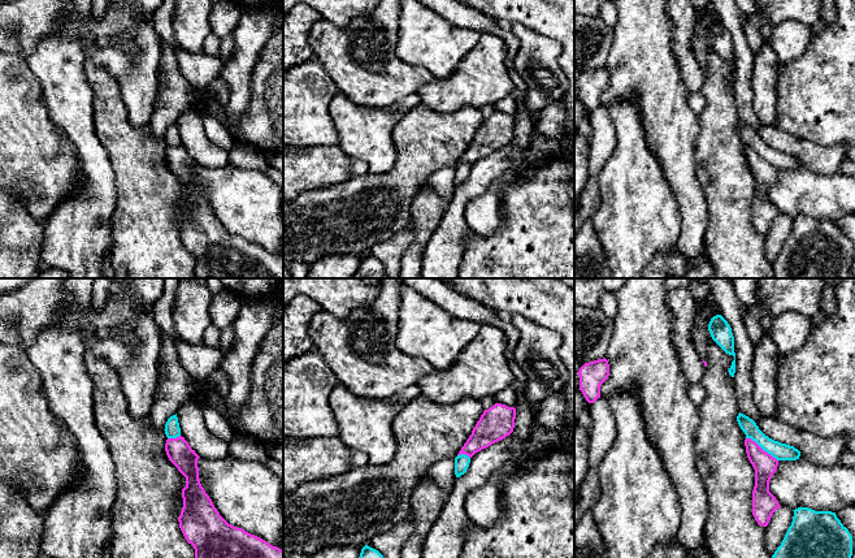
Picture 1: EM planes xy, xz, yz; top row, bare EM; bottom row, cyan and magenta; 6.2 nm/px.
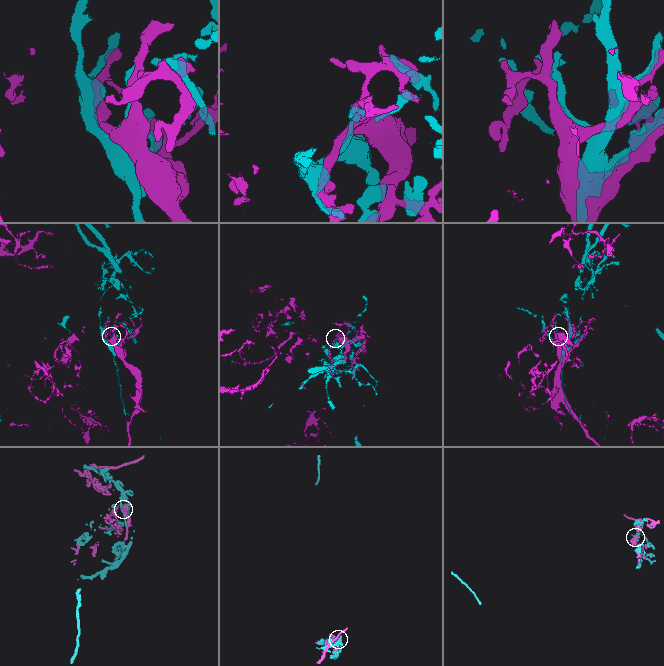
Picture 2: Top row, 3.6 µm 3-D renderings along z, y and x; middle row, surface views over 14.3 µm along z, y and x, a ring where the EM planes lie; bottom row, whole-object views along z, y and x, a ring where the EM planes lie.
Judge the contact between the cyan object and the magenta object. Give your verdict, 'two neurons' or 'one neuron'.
two neurons

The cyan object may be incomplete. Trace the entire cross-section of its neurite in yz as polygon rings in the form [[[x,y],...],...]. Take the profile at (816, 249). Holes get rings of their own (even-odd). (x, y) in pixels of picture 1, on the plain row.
[[[798,216],[773,267],[773,278],[849,278],[852,245],[836,221]]]

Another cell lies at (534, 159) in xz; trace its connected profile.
[[[528,148],[525,151],[524,161],[518,166],[517,172],[513,174],[513,177],[507,183],[500,186],[500,189],[498,191],[499,200],[505,195],[509,186],[515,185],[522,177],[531,176],[534,170],[539,169],[550,159],[551,159],[551,156],[544,152],[541,152],[534,148]]]

